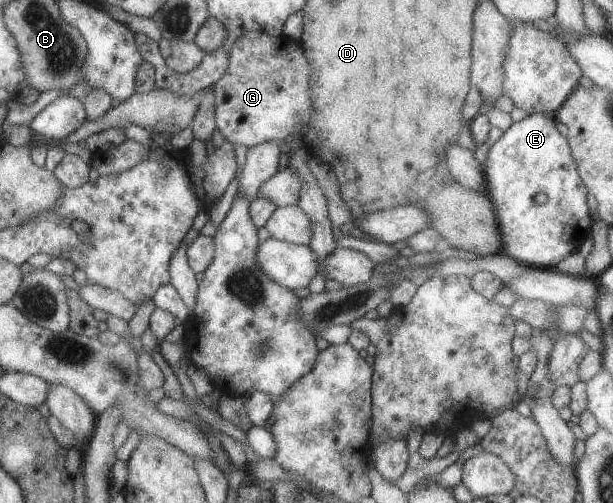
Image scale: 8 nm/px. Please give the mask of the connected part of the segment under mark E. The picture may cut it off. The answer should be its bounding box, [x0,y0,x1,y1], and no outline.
[481,113,593,270]

